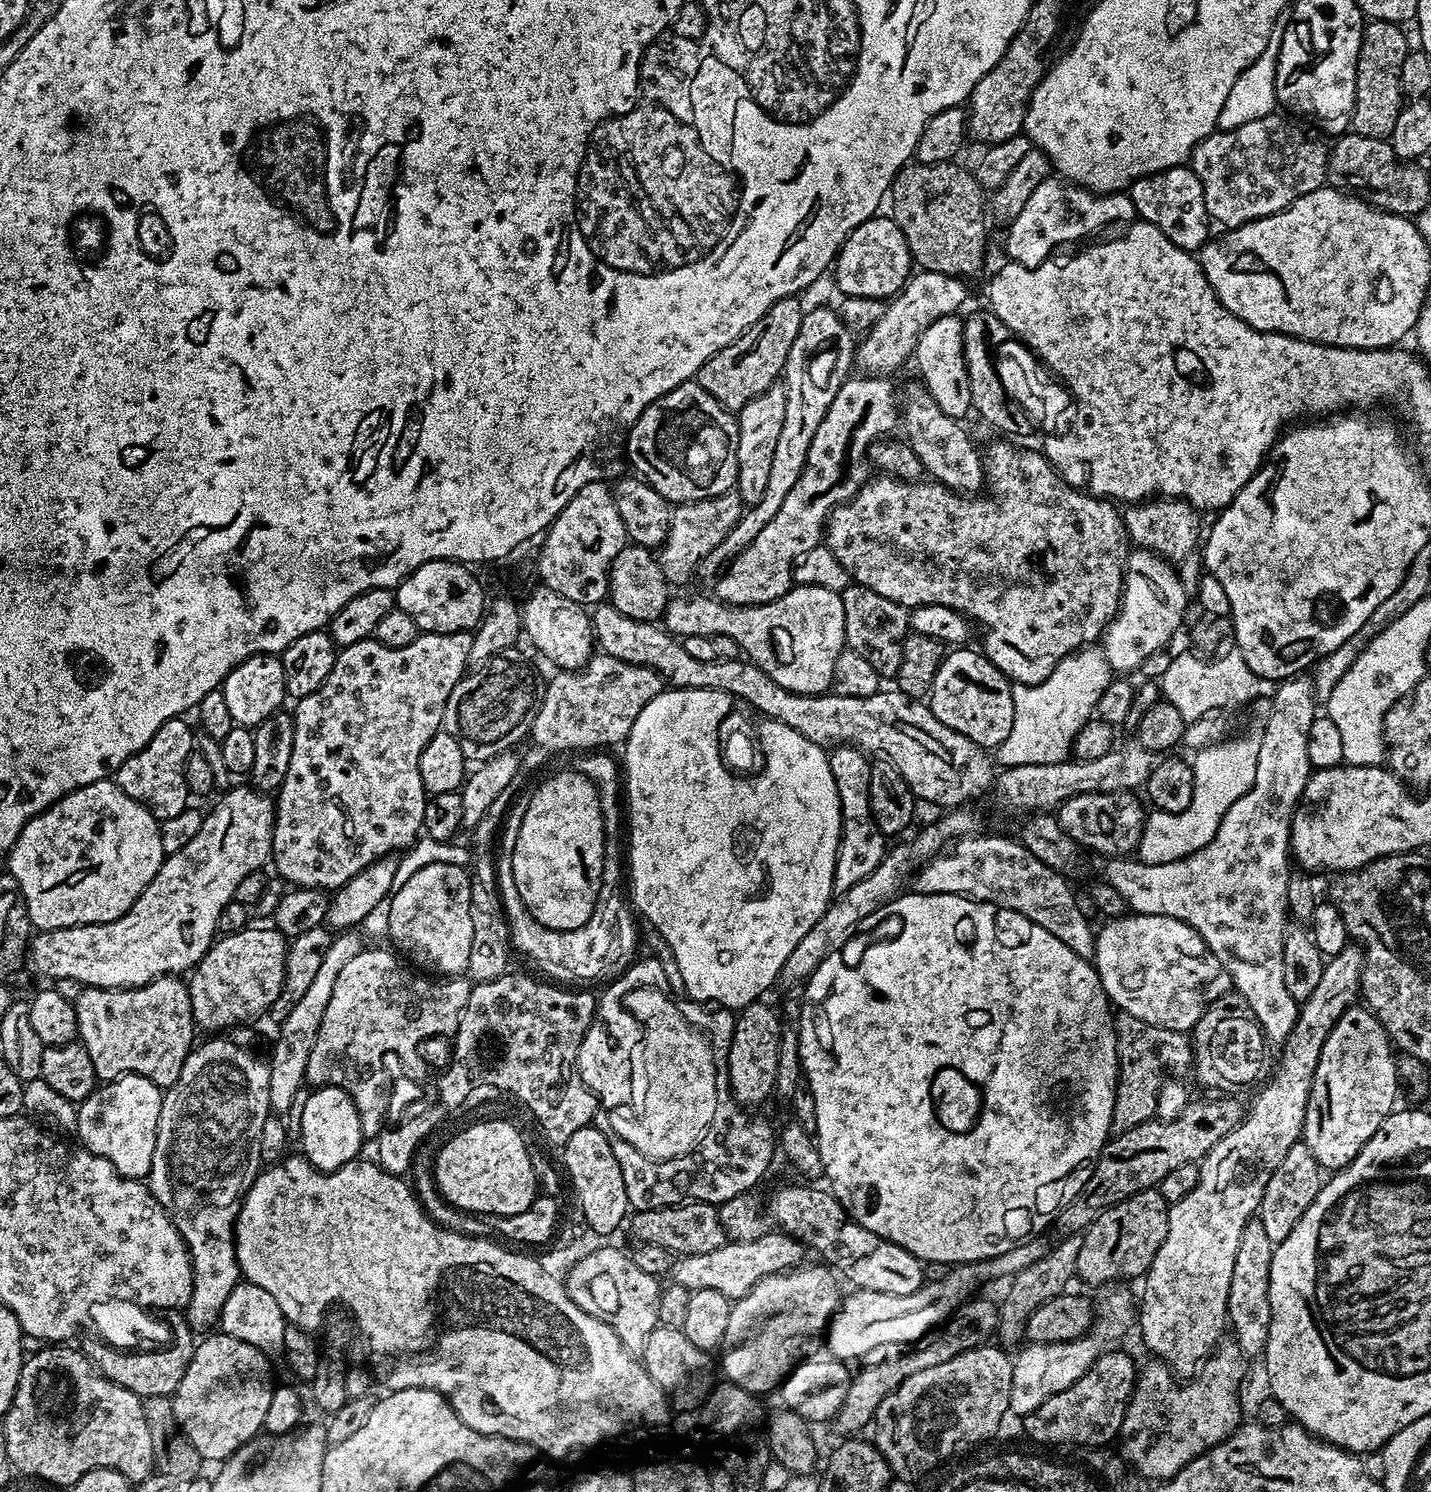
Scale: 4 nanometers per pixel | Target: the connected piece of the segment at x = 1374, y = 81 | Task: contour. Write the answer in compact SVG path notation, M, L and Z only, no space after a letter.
M1368 20L1363 25L1364 41L1354 69L1354 99L1352 101L1351 131L1366 138L1388 140L1395 128L1406 95L1400 85L1402 62L1405 61L1410 44L1404 37L1405 29L1394 22Z

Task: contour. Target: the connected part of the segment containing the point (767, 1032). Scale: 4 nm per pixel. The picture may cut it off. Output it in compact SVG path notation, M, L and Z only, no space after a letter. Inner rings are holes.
M765 1002L748 1004L739 1009L735 1017L733 1040L728 1056L729 1086L733 1098L741 1106L760 1104L773 1095L778 1078L778 1054L780 1053L780 1016Z

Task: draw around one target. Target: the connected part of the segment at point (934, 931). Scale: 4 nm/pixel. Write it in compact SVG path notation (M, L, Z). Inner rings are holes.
M934 892L931 894L915 894L916 896L906 896L900 894L895 899L889 901L886 907L877 909L875 919L888 920L892 924L900 923L900 929L896 932L896 937L889 944L884 944L880 948L880 956L884 960L892 960L895 956L909 956L912 959L913 972L909 974L905 984L896 984L893 988L888 988L885 992L879 992L874 985L868 984L864 977L864 960L856 956L853 960L847 960L844 954L829 954L825 960L818 965L811 976L803 985L804 1005L800 1008L800 1067L806 1087L814 1094L814 1110L816 1111L816 1130L814 1139L817 1150L820 1151L824 1176L829 1180L830 1191L839 1200L840 1204L848 1212L853 1220L857 1220L866 1230L910 1250L921 1262L933 1260L934 1262L946 1262L953 1266L966 1264L974 1260L989 1260L998 1254L1006 1254L1006 1250L1015 1248L1017 1244L1029 1239L1033 1233L1040 1234L1044 1227L1053 1223L1054 1217L1068 1201L1072 1200L1086 1186L1090 1174L1100 1157L1100 1151L1110 1139L1112 1130L1112 1111L1114 1110L1114 1098L1116 1097L1116 1077L1118 1075L1118 1065L1116 1063L1116 1029L1114 1027L1114 1016L1110 1009L1108 995L1100 987L1100 975L1095 967L1085 957L1074 954L1066 942L1058 942L1054 934L1042 930L1034 922L1030 922L1022 914L1018 914L1009 908L997 908L994 904L984 904L981 900L970 900L967 896L955 896L954 894L942 894Z

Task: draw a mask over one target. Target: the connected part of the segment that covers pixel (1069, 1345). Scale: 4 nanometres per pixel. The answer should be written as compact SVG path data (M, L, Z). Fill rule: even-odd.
M1112 1292L1101 1304L1098 1304L1098 1319L1087 1336L1080 1336L1076 1340L1067 1340L1057 1344L1029 1343L1028 1348L1019 1349L1020 1357L1017 1355L1012 1362L1012 1381L1010 1382L1009 1413L1014 1417L1023 1418L1028 1416L1046 1398L1054 1398L1066 1386L1074 1386L1086 1370L1105 1352L1109 1351L1128 1332L1128 1327L1134 1324L1134 1296L1128 1292Z

